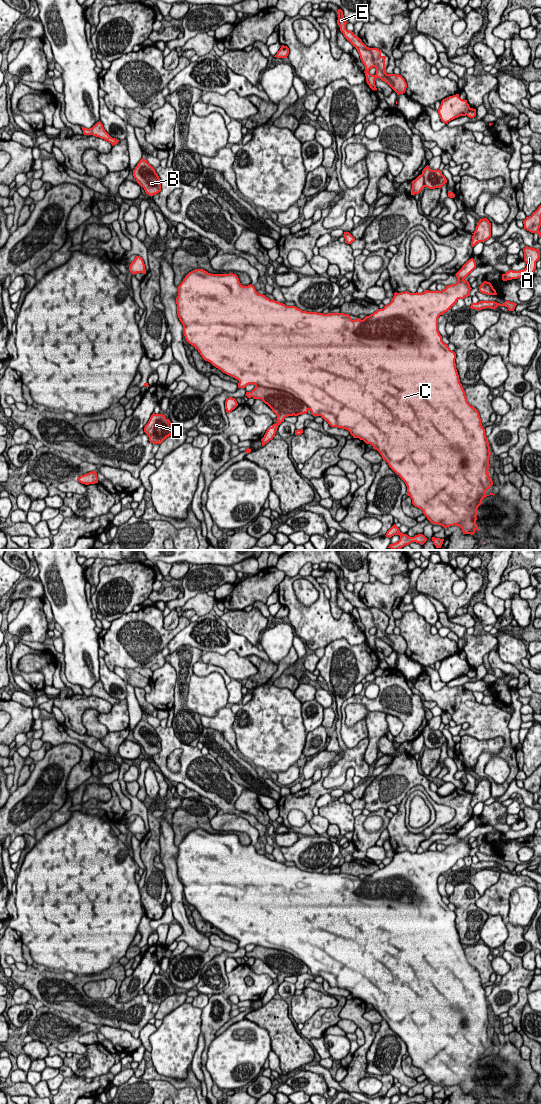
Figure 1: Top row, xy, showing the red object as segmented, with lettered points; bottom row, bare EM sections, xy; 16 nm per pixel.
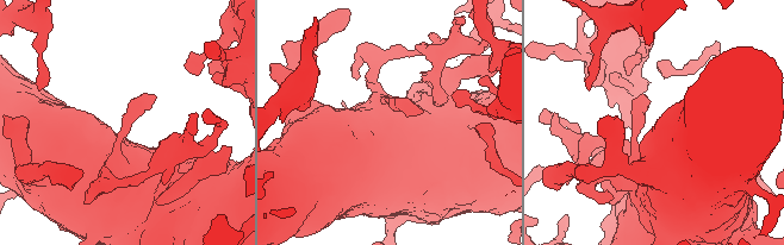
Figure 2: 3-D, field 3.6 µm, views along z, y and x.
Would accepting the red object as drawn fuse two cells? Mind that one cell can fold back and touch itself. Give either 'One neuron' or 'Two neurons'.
Two neurons

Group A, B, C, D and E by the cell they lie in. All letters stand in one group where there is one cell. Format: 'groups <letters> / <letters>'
groups A B D E / C

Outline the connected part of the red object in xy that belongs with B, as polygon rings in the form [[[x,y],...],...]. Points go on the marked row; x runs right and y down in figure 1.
[[[142,158],[139,161],[133,170],[133,176],[149,196],[152,197],[161,191],[161,180],[147,160]]]

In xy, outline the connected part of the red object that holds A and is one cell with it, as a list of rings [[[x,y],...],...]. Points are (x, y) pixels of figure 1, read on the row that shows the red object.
[[[525,246],[523,252],[524,261],[527,264],[526,268],[520,271],[509,270],[505,274],[502,274],[503,281],[527,277],[534,274],[536,269],[536,262],[540,260],[540,250]]]

